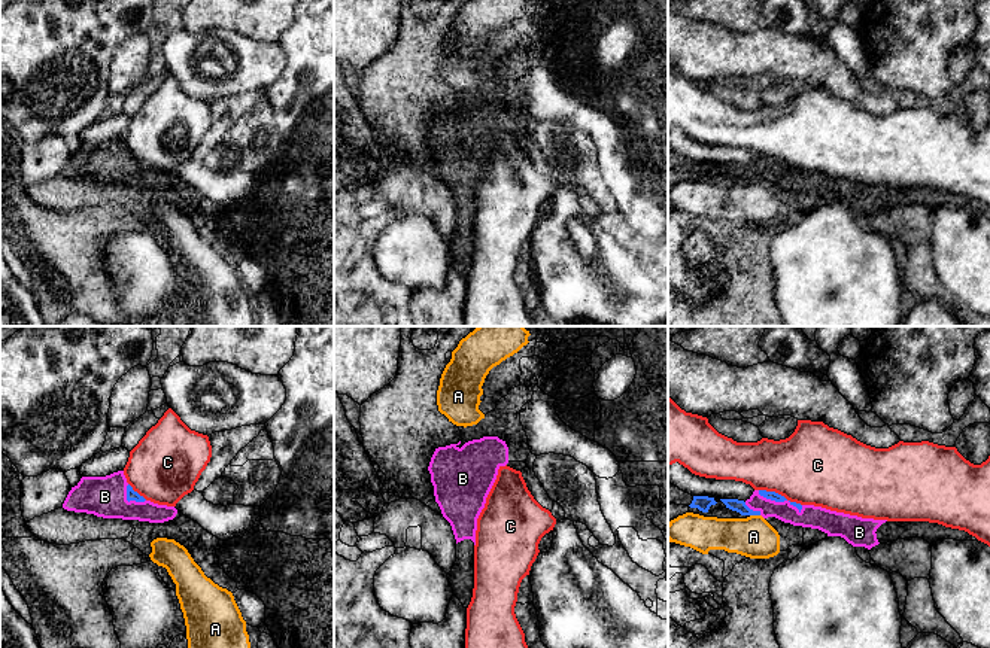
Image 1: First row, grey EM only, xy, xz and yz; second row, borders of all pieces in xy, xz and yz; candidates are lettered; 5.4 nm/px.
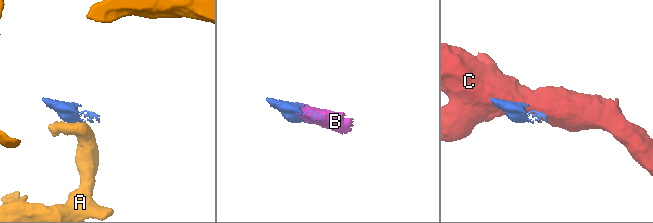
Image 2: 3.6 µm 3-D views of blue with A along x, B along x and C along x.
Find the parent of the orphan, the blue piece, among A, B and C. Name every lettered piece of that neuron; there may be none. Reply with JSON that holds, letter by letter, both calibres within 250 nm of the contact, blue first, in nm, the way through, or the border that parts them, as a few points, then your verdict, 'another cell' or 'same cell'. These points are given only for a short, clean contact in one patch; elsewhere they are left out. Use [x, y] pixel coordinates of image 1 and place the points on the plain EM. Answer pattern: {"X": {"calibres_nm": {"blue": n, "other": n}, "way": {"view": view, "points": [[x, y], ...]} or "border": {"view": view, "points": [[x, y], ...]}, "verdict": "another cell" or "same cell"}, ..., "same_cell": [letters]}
{"A": {"calibres_nm": {"blue": 70, "other": 220}, "border": {"view": "yz", "points": [[750, 180], [759, 182]]}, "verdict": "another cell"}, "B": {"calibres_nm": {"blue": 50, "other": 130}, "verdict": "same cell"}, "C": {"calibres_nm": {"blue": 50, "other": 420}, "border": {"view": "yz", "points": [[759, 155], [777, 158], [801, 172]]}, "verdict": "another cell"}, "same_cell": ["B"]}

